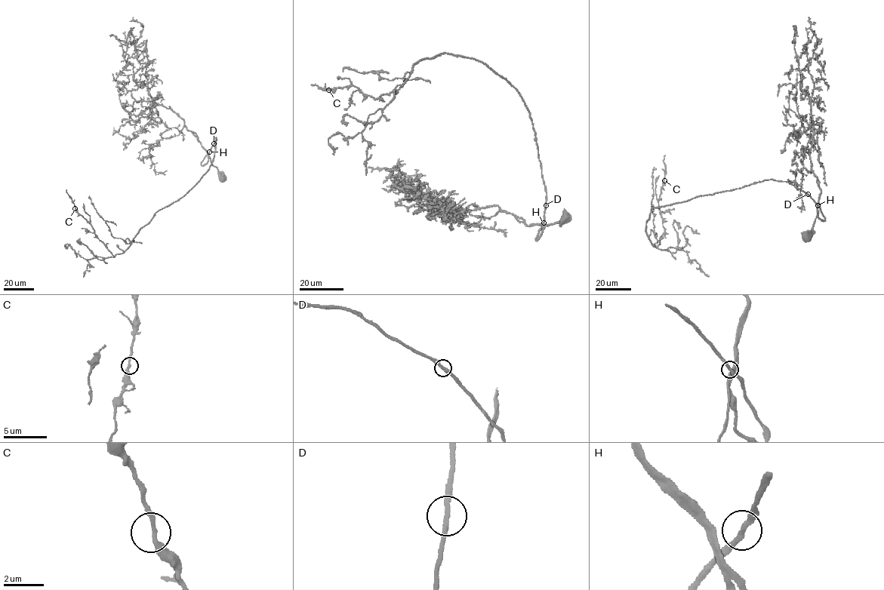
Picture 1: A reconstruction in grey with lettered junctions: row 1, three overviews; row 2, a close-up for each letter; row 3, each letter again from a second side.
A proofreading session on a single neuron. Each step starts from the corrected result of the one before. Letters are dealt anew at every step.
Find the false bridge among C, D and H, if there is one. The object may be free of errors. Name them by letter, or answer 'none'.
none

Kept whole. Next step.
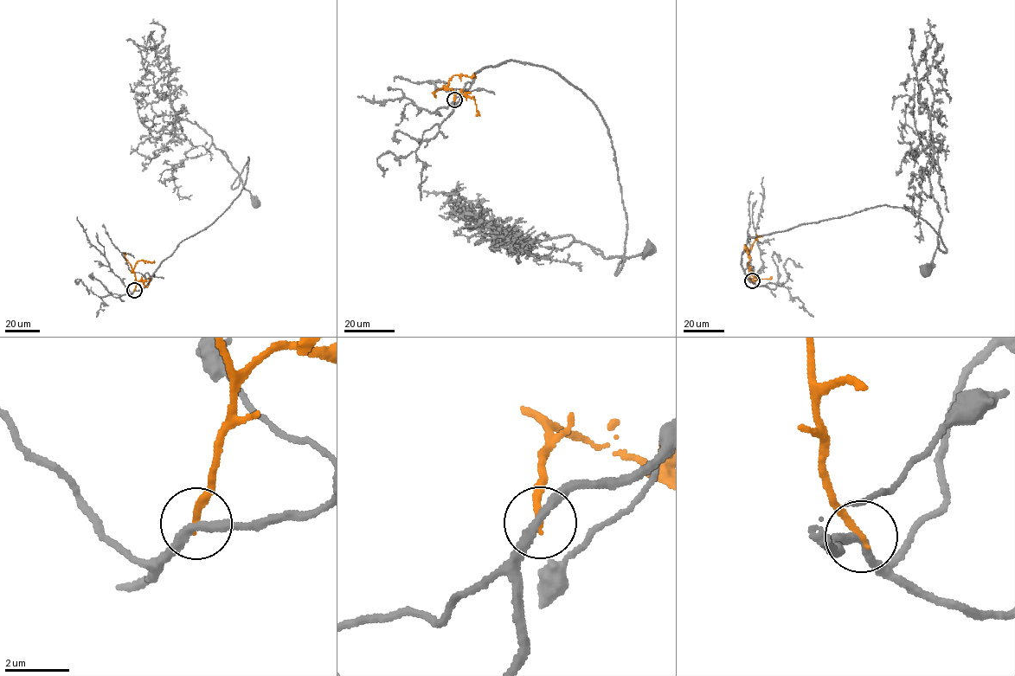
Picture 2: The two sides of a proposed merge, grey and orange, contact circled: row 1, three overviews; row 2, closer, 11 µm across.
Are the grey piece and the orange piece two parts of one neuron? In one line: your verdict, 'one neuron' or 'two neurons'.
two neurons

